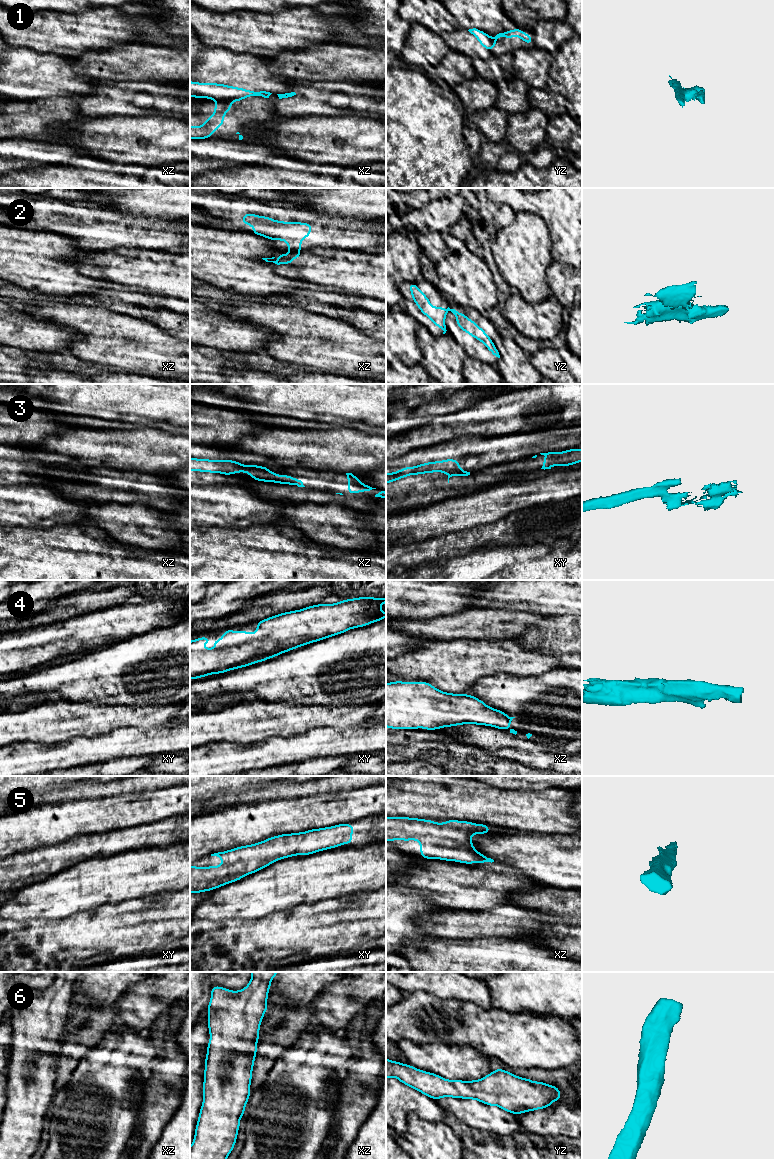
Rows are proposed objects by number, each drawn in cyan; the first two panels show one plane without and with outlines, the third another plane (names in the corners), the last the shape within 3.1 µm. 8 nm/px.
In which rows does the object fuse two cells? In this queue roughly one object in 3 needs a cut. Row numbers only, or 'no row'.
1, 2, 3

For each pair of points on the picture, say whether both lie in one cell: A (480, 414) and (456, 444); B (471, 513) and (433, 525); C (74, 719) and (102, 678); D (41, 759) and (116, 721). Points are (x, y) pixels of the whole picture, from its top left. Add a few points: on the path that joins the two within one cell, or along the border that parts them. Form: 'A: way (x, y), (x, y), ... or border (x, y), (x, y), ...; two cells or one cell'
A: border (486, 437), (459, 436), (439, 443); two cells
B: way (462, 513), (442, 517); one cell
C: border (62, 699), (108, 706); two cells
D: border (109, 730), (92, 736), (71, 737), (63, 742); two cells

